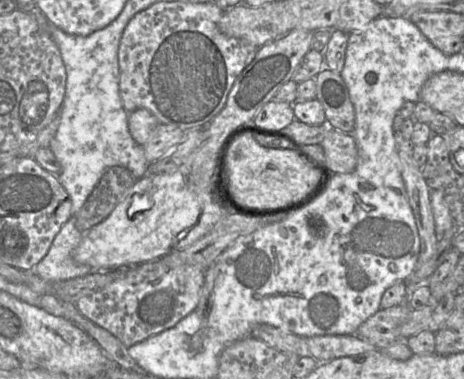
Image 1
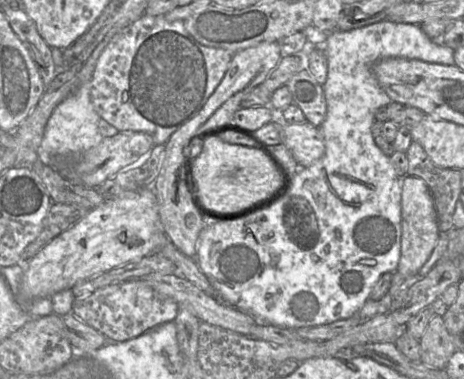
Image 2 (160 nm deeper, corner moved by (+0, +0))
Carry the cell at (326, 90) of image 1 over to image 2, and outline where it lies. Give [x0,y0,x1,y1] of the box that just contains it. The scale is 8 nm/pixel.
[285,69,327,127]

